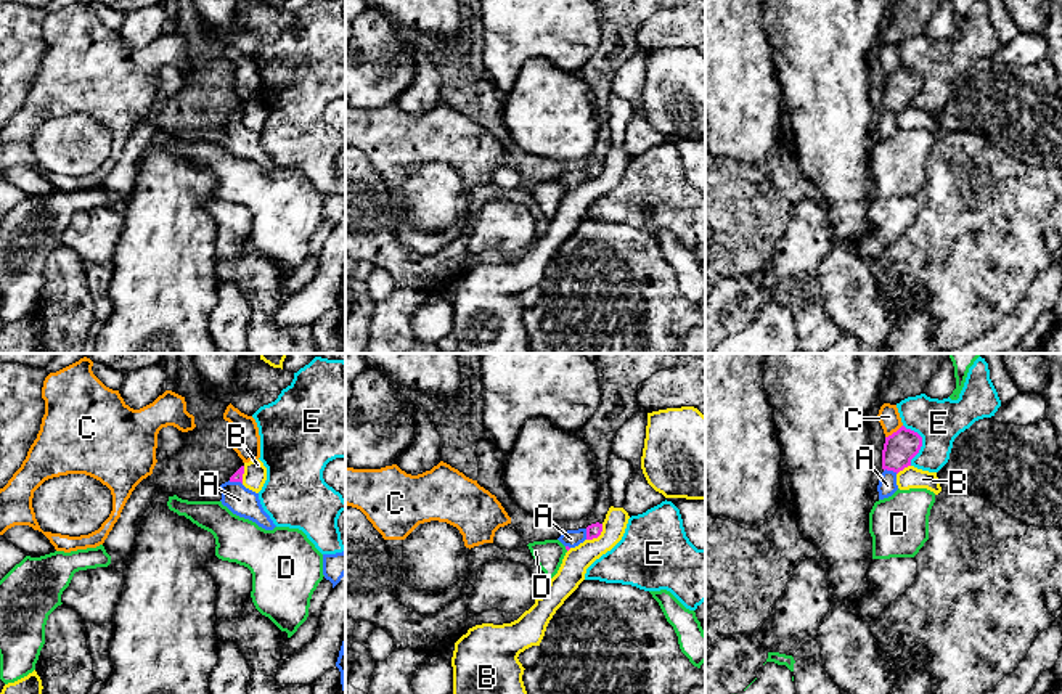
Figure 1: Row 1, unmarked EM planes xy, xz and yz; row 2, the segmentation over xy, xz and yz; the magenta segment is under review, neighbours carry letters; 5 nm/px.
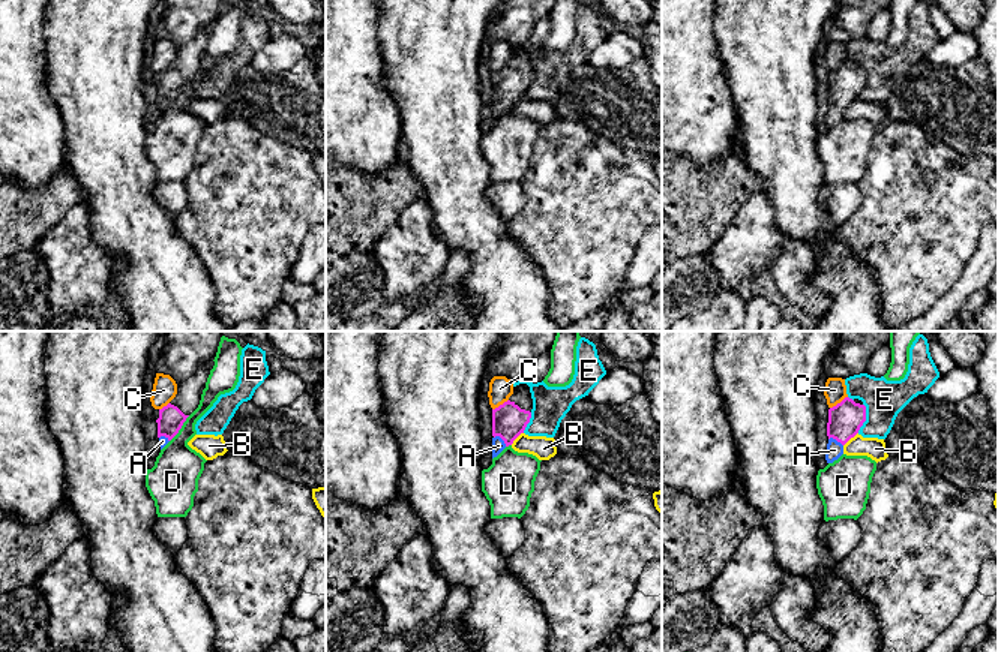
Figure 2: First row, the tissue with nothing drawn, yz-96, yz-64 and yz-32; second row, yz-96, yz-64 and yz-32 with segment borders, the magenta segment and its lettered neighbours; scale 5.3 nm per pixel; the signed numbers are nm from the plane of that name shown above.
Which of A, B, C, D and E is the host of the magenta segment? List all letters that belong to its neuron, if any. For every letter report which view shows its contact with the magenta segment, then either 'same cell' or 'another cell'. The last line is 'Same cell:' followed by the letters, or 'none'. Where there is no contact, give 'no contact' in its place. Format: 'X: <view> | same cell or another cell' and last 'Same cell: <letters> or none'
A: yz | same cell
B: xz | another cell
C: yz | another cell
D: xz | another cell
E: yz | another cell
Same cell: A

